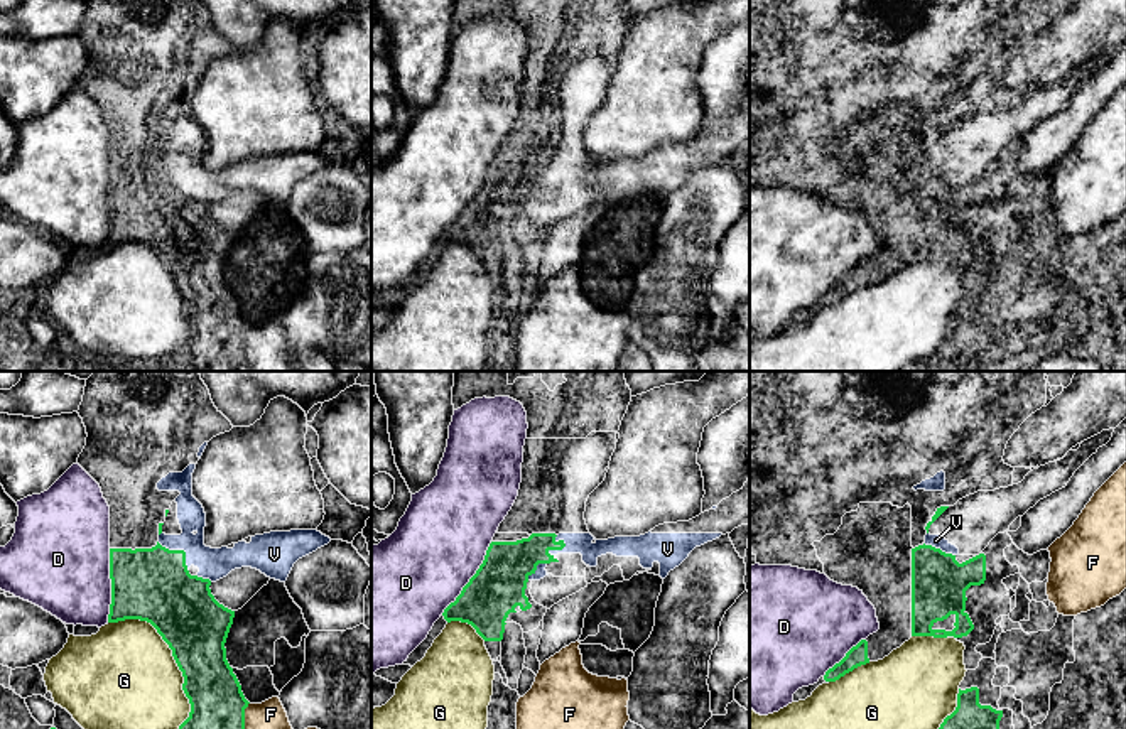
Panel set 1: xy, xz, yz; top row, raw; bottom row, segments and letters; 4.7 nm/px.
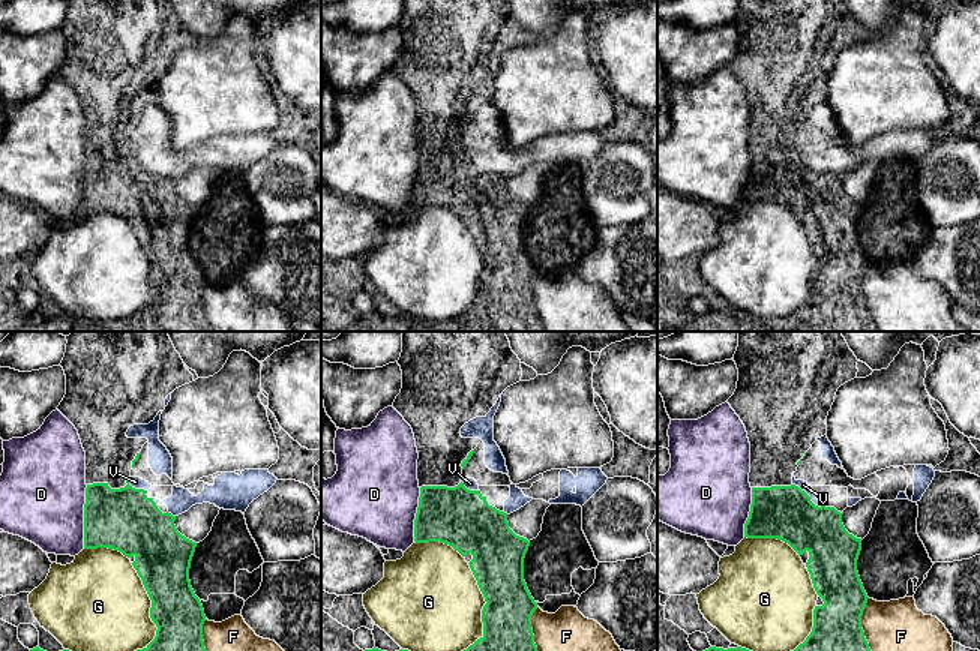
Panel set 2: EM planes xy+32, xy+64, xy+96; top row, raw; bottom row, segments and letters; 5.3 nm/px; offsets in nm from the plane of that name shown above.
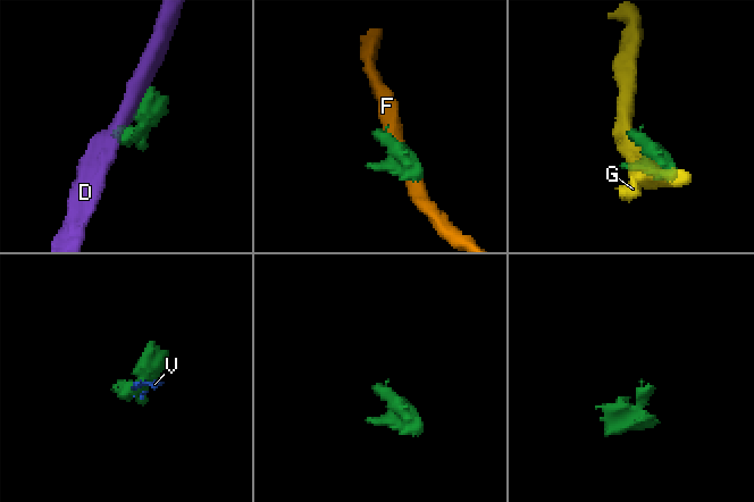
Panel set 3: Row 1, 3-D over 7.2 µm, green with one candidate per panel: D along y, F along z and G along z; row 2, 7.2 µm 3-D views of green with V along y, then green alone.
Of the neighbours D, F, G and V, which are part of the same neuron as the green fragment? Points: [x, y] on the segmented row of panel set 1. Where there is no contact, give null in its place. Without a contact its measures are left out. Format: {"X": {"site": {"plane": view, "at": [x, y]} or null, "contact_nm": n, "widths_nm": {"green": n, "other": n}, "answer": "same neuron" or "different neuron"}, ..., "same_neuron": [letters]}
{"D": {"site": {"plane": "xy", "at": [112, 586]}, "contact_nm": 360, "widths_nm": {"green": 360, "other": 440}, "answer": "different neuron"}, "F": {"site": {"plane": "xy", "at": [243, 716]}, "contact_nm": 130, "widths_nm": {"green": 260, "other": 140}, "answer": "different neuron"}, "G": {"site": {"plane": "xy", "at": [173, 655]}, "contact_nm": 600, "widths_nm": {"green": 320, "other": 500}, "answer": "different neuron"}, "V": {"site": {"plane": "xy", "at": [179, 550]}, "contact_nm": 200, "widths_nm": {"green": 360, "other": 150}, "answer": "different neuron"}, "same_neuron": []}

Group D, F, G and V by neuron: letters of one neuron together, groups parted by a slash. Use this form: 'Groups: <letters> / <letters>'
Groups: D / F / G / V

